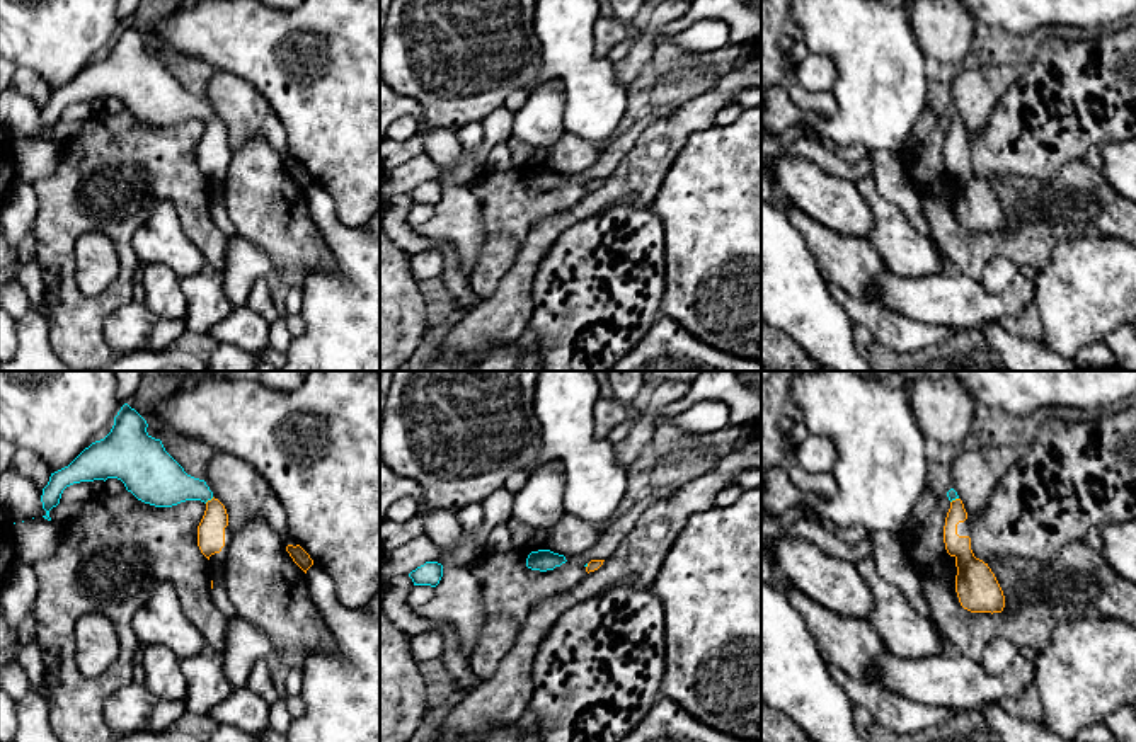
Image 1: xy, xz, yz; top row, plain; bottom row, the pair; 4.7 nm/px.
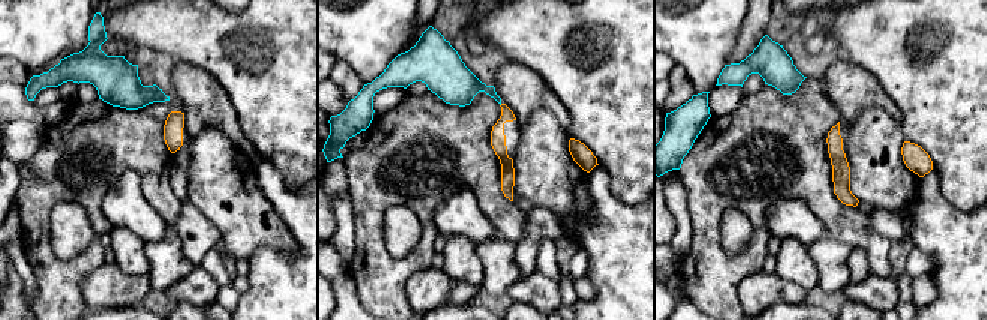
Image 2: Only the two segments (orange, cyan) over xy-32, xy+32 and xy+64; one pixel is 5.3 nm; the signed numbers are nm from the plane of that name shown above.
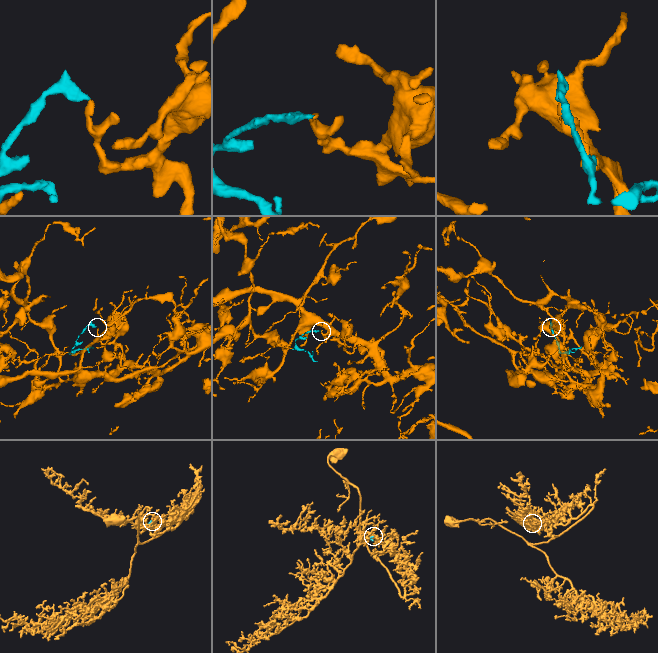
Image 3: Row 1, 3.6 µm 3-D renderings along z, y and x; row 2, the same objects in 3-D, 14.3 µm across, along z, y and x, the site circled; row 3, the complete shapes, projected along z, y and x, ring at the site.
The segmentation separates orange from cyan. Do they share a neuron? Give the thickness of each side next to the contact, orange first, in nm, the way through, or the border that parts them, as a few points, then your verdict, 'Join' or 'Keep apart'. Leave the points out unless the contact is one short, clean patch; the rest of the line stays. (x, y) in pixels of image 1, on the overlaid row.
Thickness 130 nm (orange) against 240 nm. Path across: xy (212, 528), (208, 501), (196, 489), (160, 480). Join

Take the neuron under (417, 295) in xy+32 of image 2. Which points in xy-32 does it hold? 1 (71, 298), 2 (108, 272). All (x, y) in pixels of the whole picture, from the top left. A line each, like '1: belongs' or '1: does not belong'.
1: does not belong
2: belongs

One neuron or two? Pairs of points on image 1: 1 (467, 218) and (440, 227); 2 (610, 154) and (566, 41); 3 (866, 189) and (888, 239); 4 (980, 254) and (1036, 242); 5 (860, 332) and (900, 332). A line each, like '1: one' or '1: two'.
1: one
2: two
3: one
4: one
5: two

